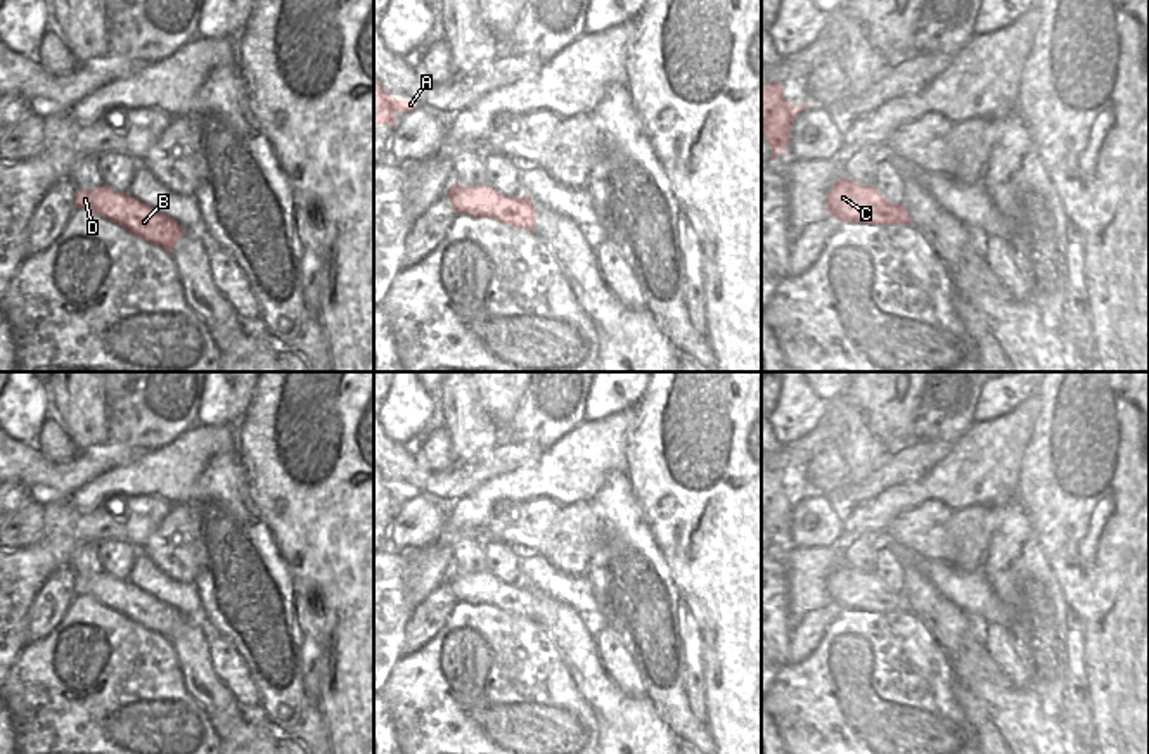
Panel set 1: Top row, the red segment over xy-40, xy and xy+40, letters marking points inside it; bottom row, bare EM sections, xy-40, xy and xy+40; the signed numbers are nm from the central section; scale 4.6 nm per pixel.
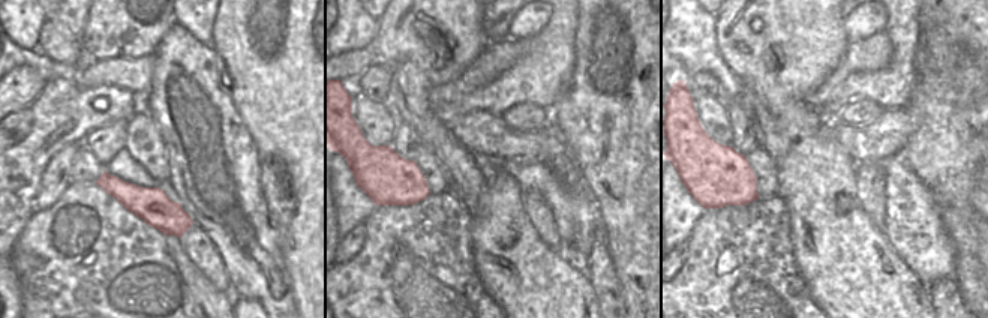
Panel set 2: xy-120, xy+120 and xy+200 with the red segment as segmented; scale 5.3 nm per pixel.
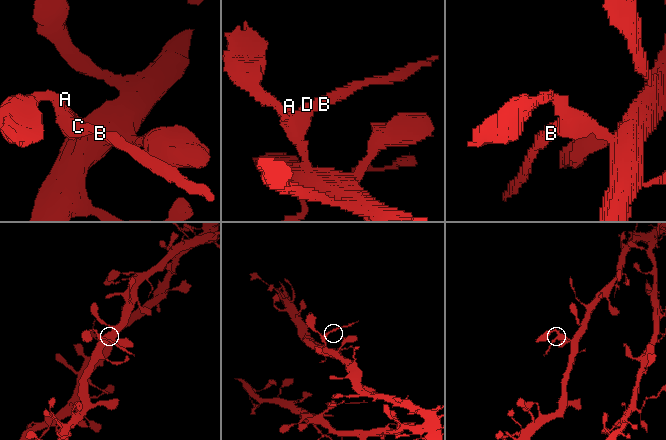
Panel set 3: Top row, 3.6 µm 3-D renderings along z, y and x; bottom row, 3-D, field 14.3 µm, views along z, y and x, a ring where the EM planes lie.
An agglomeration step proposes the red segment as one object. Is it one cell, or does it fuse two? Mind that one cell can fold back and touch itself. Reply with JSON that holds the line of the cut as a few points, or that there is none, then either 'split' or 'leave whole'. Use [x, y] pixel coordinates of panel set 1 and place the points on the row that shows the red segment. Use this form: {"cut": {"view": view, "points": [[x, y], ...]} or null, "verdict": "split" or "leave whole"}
{"cut": null, "verdict": "leave whole"}

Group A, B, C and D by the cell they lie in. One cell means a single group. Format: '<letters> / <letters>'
A B C D

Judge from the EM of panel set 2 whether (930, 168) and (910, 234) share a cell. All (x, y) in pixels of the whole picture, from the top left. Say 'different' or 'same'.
different

